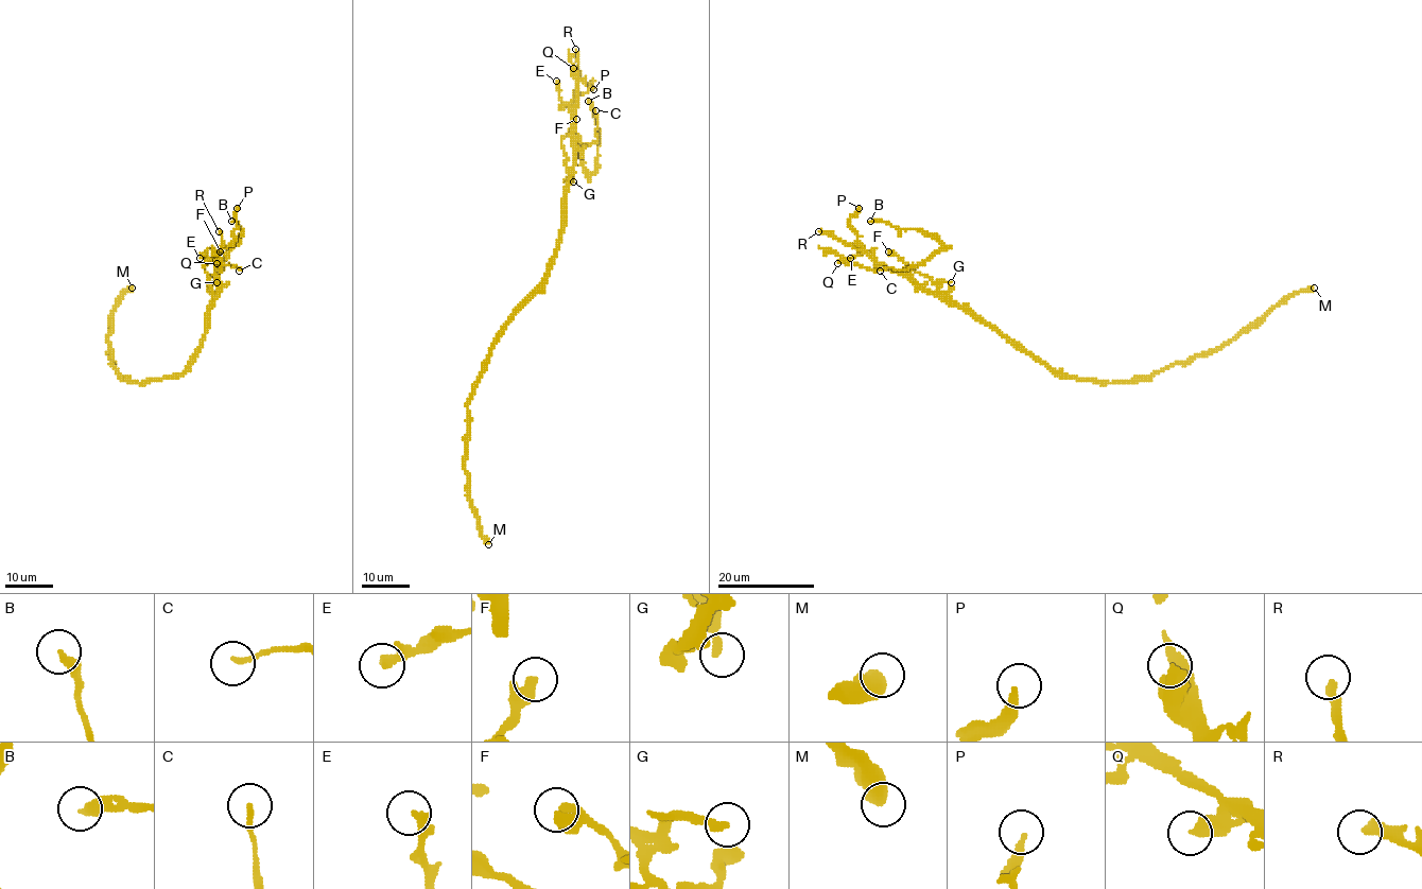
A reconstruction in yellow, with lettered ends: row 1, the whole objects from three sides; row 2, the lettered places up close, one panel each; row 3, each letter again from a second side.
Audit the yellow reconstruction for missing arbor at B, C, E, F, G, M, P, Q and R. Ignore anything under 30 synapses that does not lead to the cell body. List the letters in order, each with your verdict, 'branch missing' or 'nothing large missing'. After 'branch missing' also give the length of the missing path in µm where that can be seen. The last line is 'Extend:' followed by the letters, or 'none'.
B: nothing large missing
C: nothing large missing
E: nothing large missing
F: nothing large missing
G: nothing large missing
M: nothing large missing
P: nothing large missing
Q: nothing large missing
R: branch missing; missing 15 µm
Extend: R

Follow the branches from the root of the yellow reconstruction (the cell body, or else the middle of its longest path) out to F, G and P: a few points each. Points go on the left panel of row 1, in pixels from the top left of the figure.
F: (184, 370), (201, 346), (205, 315), (212, 300), (204, 265), (220, 251)
G: (184, 370), (201, 346), (205, 315), (212, 300), (210, 283), (217, 282)
P: (184, 370), (201, 346), (207, 311), (218, 296), (215, 256), (235, 240), (237, 208)

